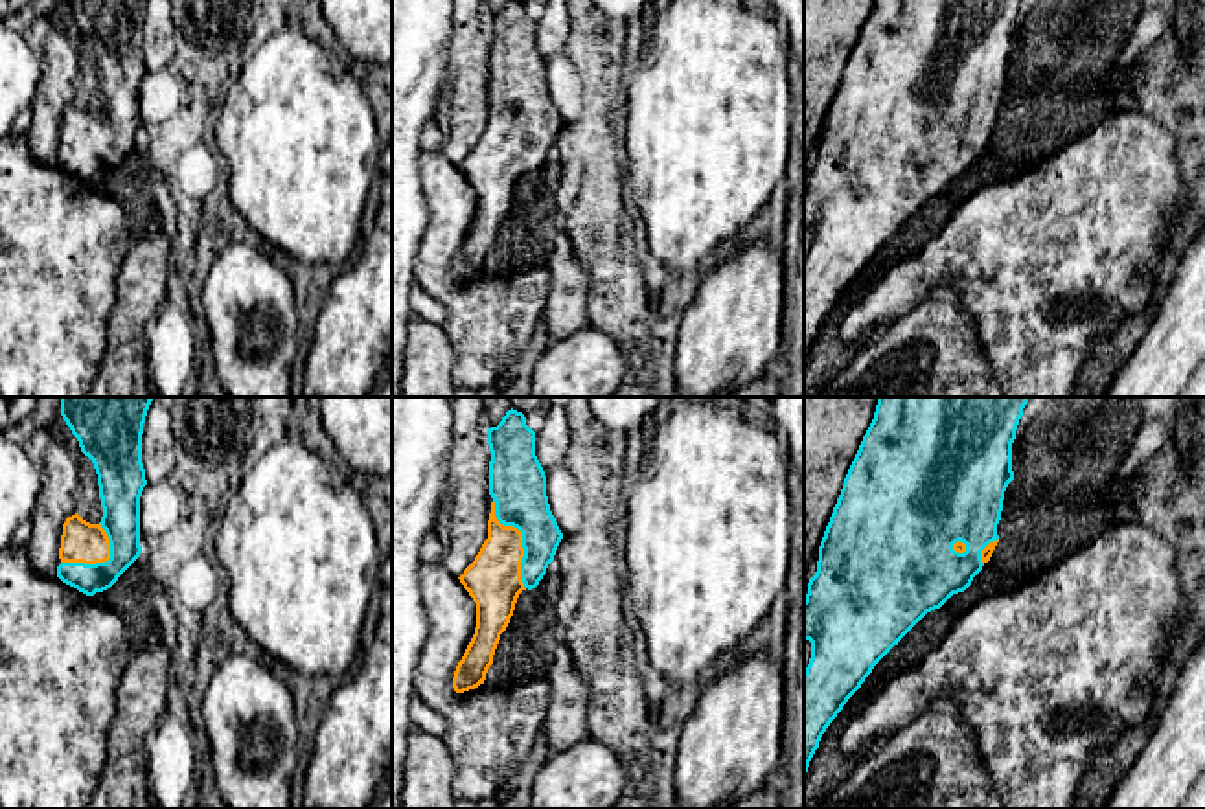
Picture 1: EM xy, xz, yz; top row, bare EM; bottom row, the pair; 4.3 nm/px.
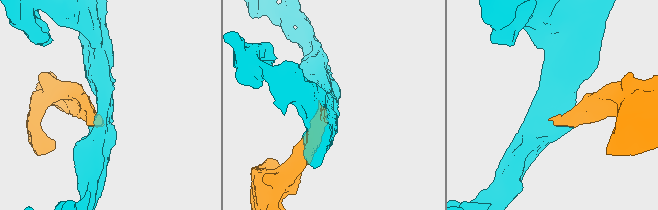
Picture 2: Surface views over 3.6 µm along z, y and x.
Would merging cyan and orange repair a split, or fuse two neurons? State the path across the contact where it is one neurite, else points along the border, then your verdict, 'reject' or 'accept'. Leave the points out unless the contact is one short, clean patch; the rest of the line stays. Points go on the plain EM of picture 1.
accept

